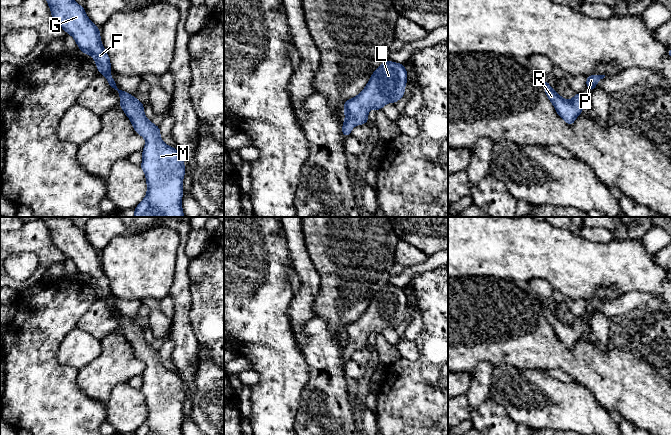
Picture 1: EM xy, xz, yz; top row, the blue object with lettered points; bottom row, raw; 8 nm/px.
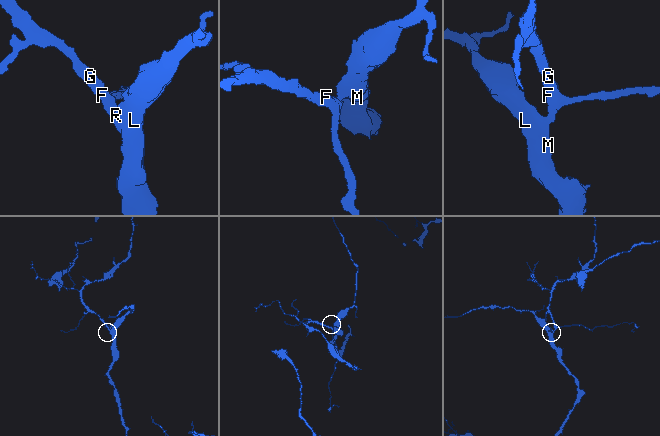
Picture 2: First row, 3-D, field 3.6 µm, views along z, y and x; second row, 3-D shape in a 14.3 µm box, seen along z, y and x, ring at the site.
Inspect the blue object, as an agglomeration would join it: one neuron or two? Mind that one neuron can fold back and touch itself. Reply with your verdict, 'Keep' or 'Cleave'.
Keep

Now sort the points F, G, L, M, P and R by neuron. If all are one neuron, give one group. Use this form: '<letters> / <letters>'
F G L M P R

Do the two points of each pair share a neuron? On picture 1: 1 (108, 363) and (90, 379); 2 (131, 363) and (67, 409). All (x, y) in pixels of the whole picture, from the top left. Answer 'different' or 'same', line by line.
1: same
2: different

